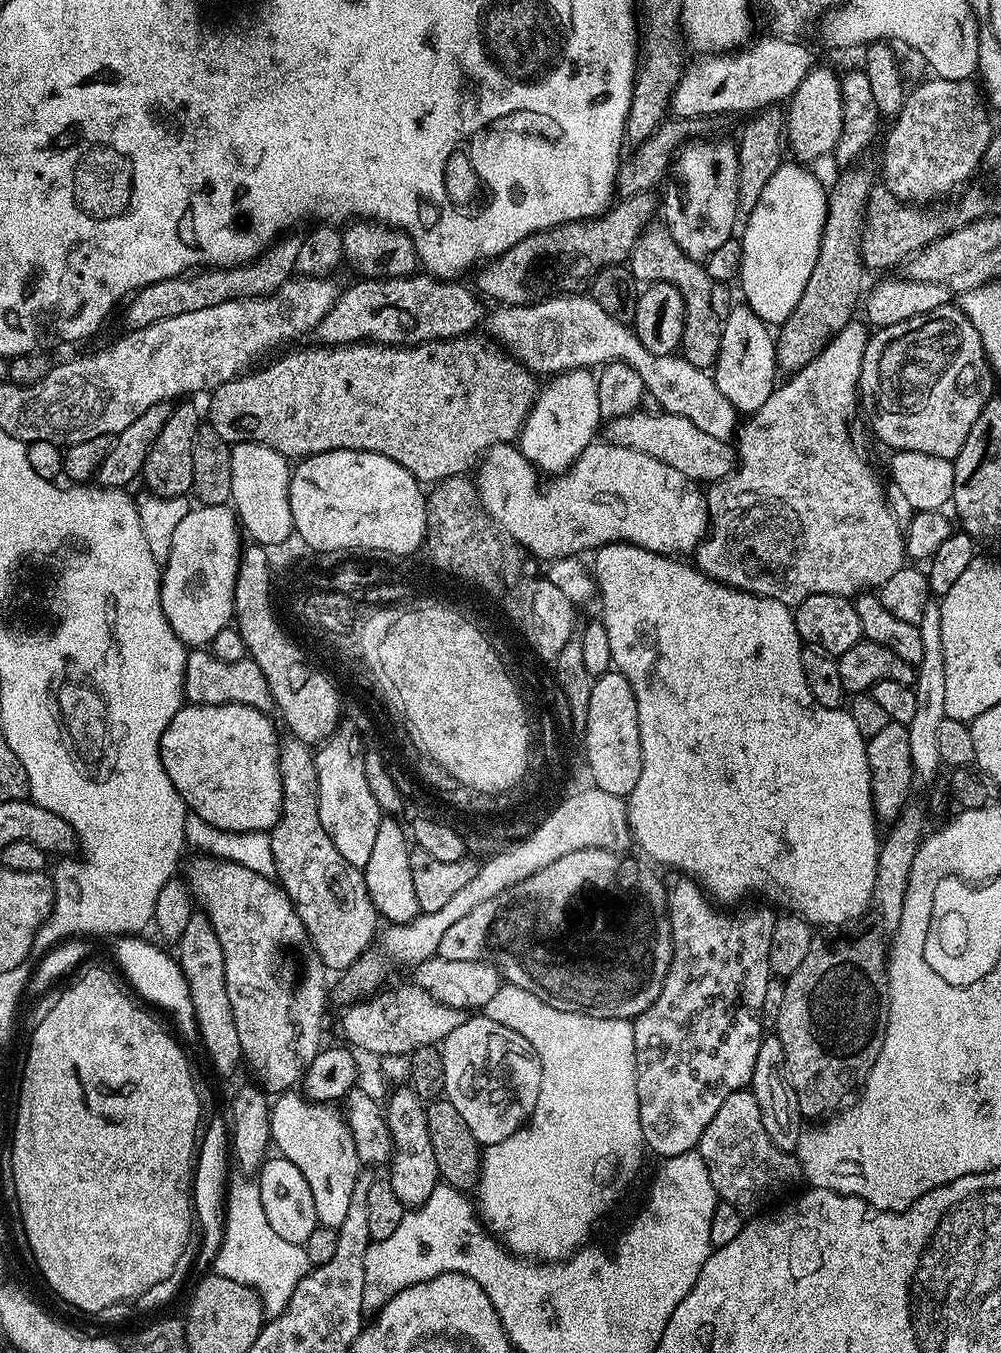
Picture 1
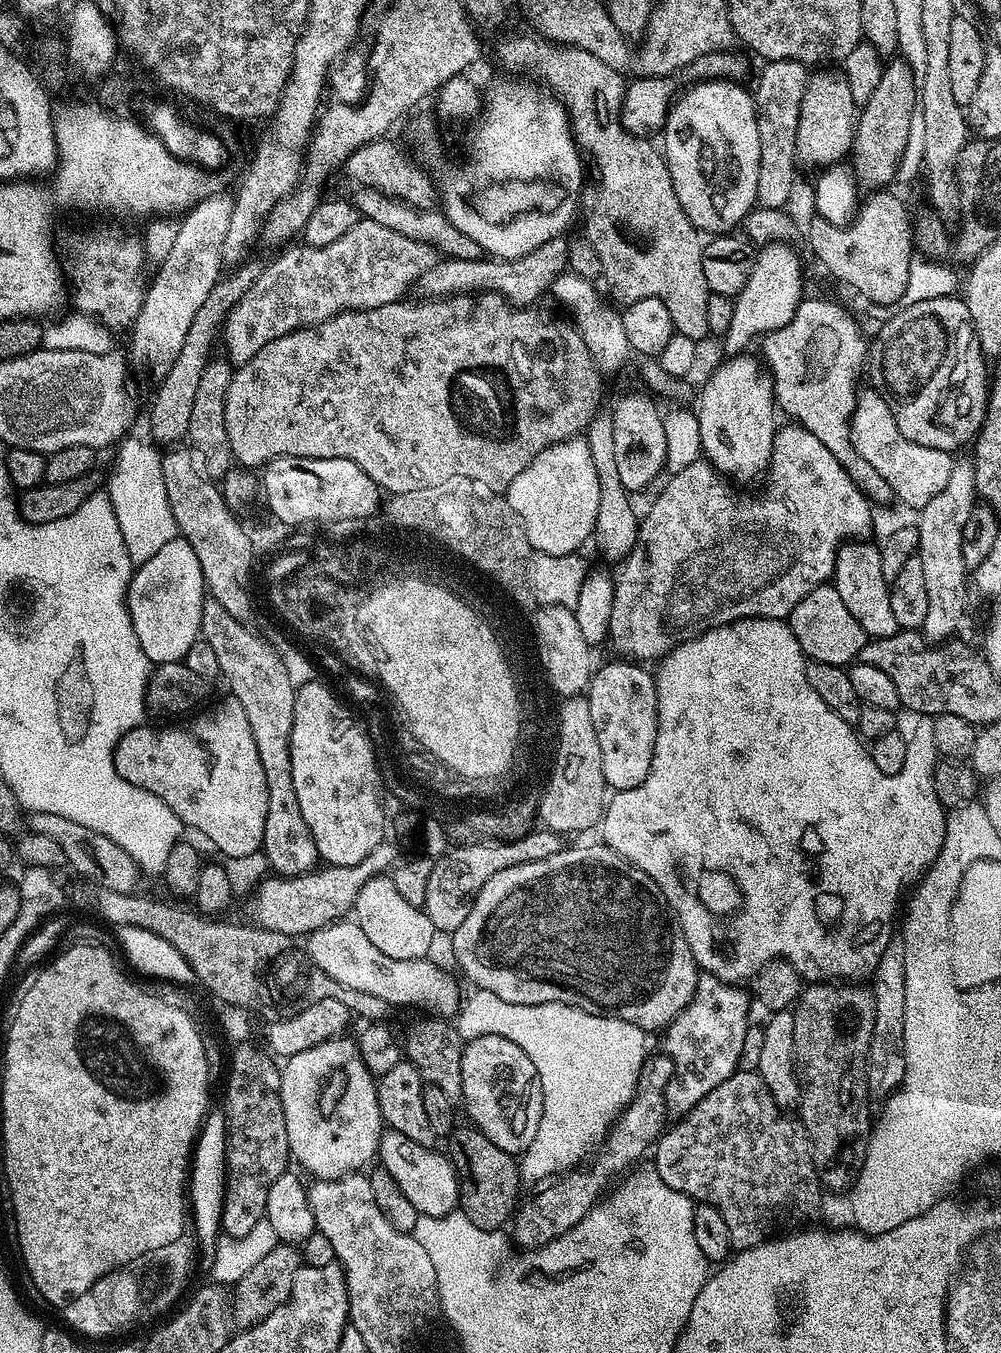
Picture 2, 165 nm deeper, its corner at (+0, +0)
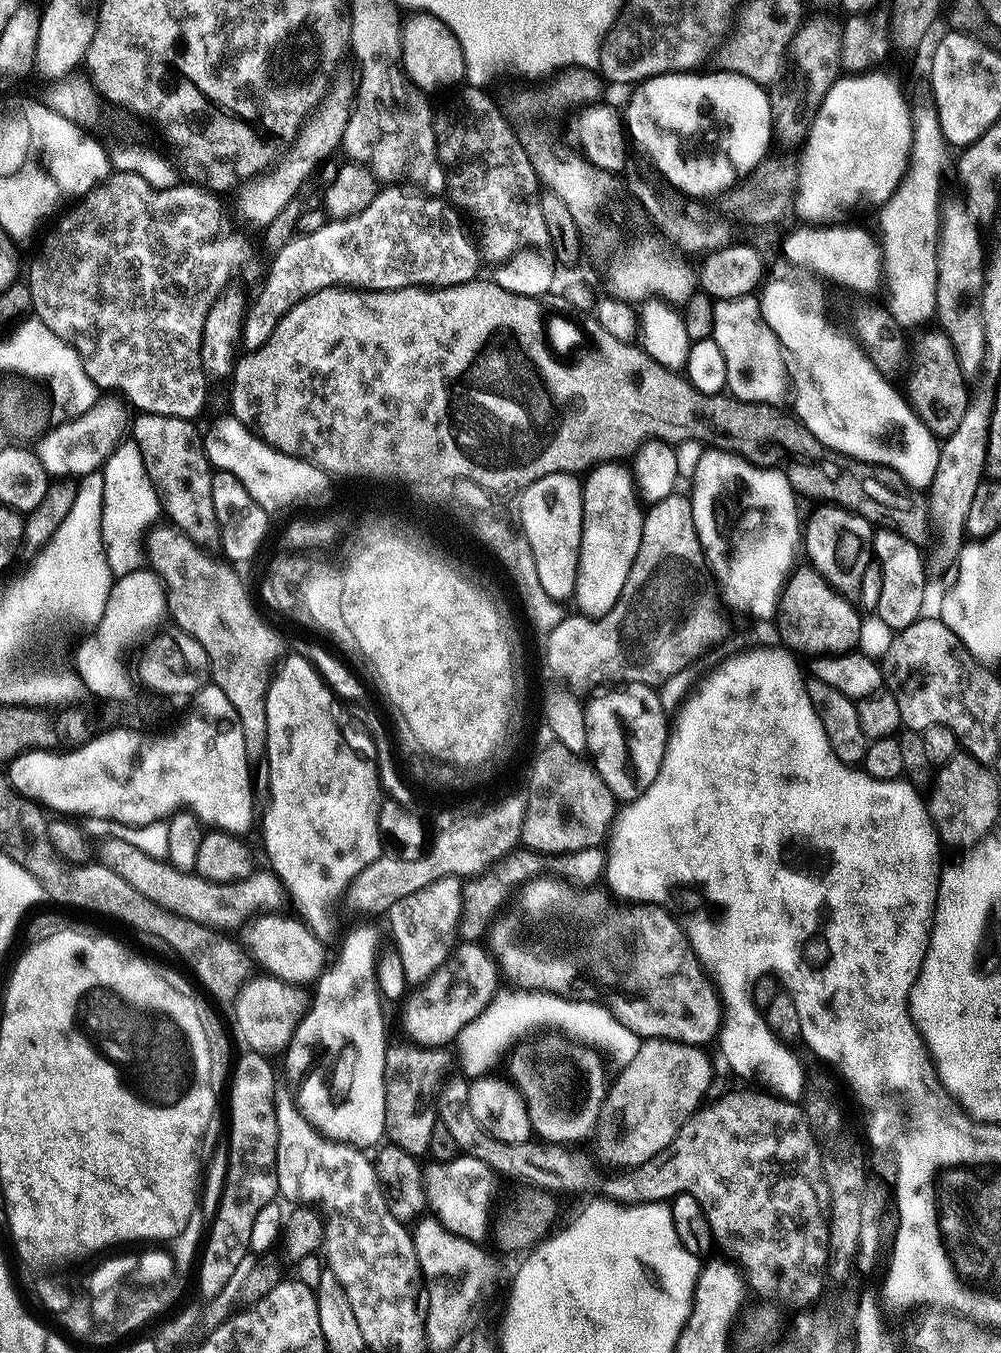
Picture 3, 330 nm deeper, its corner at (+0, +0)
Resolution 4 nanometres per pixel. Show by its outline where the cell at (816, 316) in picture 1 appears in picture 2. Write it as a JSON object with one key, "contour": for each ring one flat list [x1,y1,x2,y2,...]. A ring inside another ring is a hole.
{"contour":[[892,58,882,70,882,78,870,102,859,109,855,121,855,136,852,140,851,159,856,159,854,175,861,189,884,190,896,179,899,159,909,137,910,114,918,102,918,75,907,61],[890,183,890,184,888,184]]}

